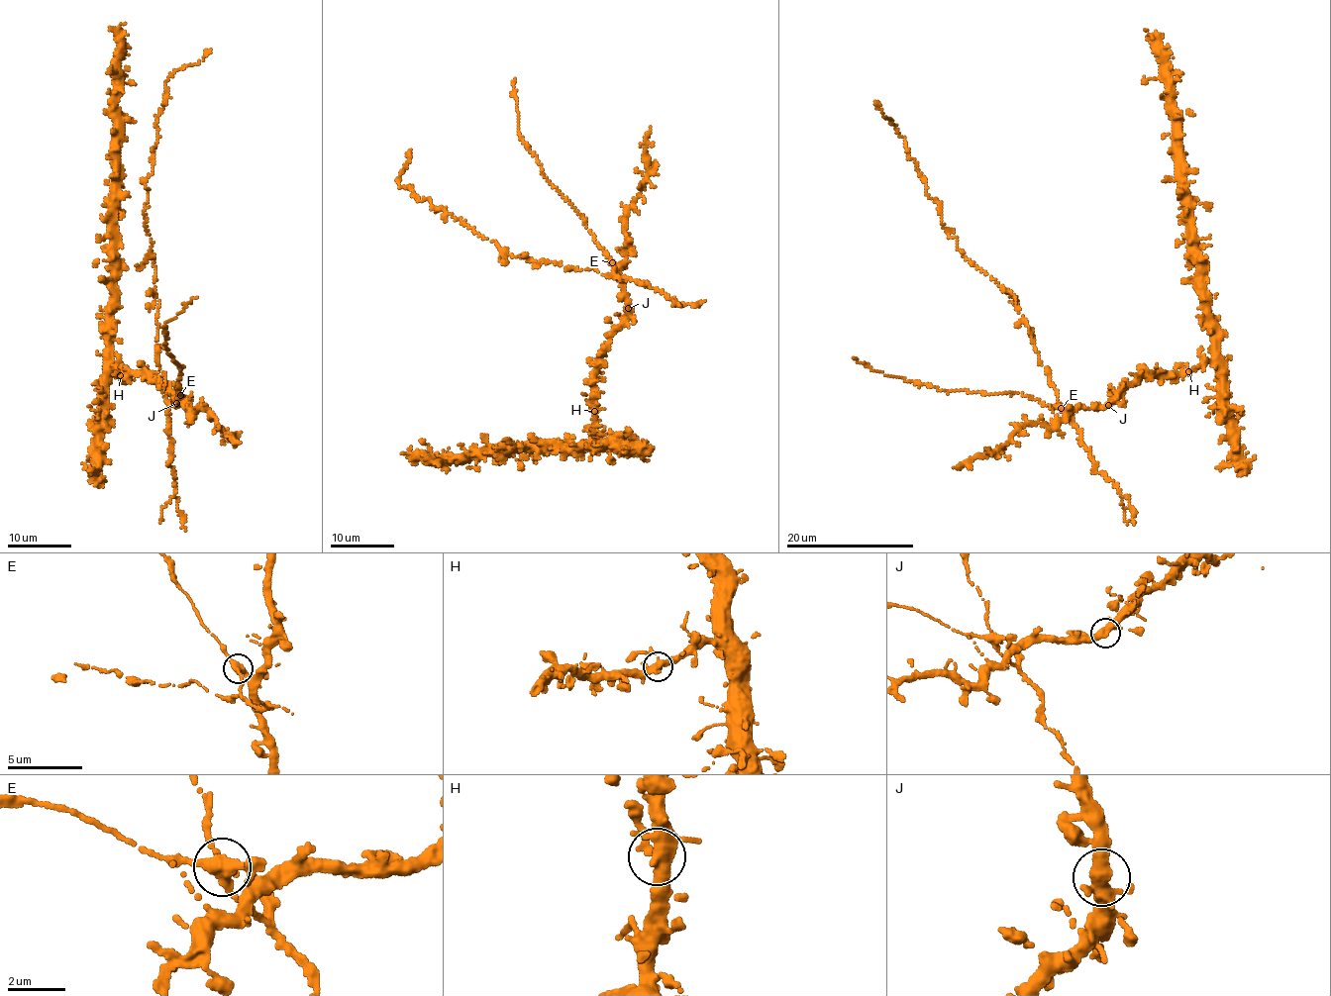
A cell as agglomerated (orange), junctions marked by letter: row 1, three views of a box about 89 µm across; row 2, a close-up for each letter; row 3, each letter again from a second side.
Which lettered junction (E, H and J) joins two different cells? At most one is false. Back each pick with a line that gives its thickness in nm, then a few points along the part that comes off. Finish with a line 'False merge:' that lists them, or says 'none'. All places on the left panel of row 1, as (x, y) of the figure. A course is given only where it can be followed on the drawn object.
E: Thickness 360 nm. Course of the part to remove: (180, 394), (170, 406), (155, 360), (160, 301), (146, 186), (169, 76), (211, 50)
False merge: E

